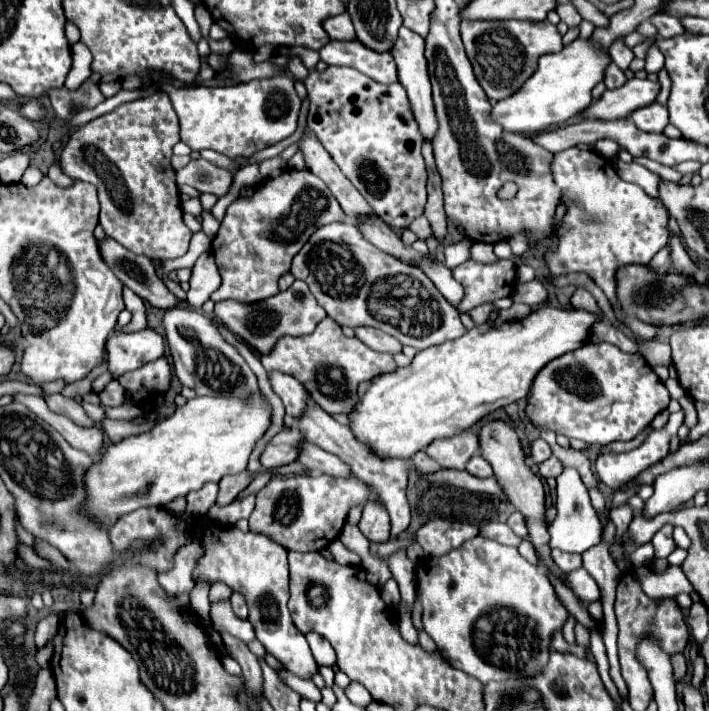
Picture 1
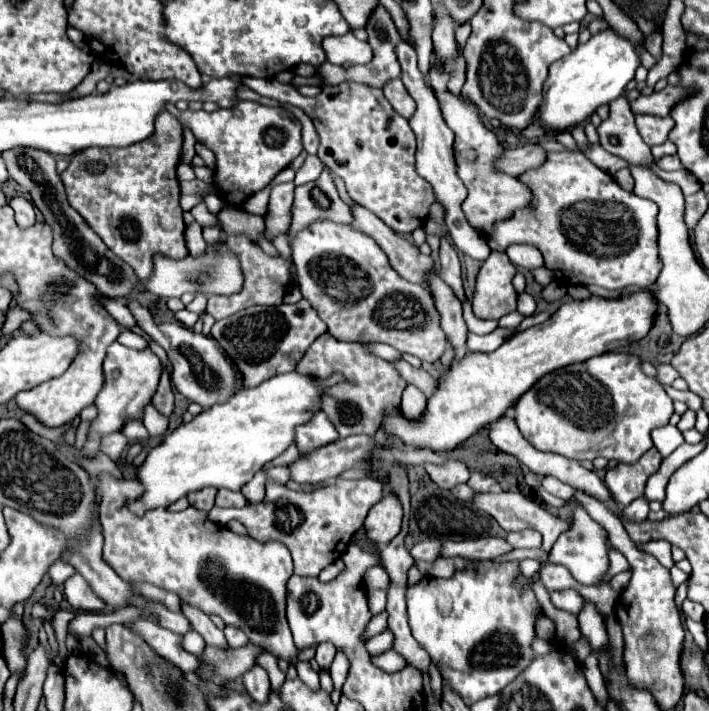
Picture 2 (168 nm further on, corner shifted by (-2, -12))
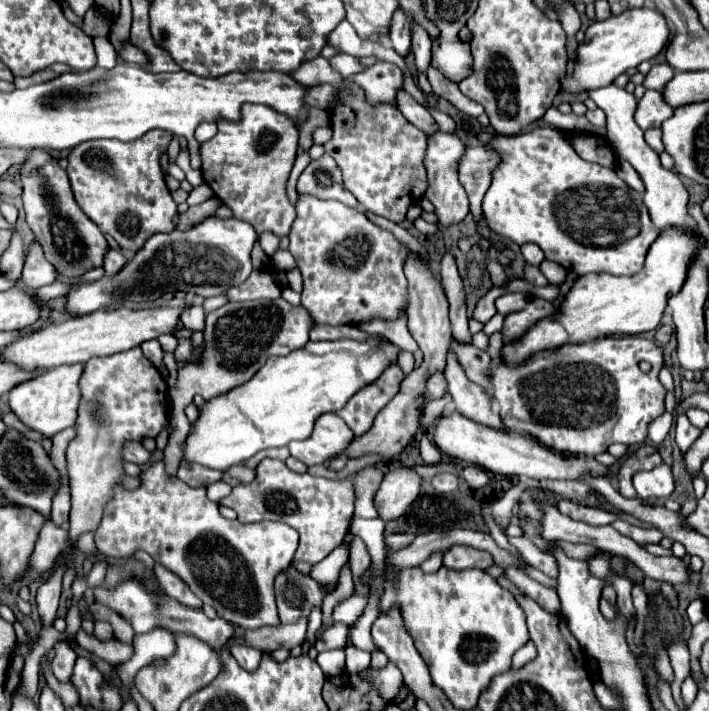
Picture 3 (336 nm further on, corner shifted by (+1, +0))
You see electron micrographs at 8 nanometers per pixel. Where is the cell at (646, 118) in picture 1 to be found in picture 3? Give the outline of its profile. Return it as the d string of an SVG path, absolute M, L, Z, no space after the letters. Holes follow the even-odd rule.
M647 90L645 96L637 104L635 122L641 130L661 128L661 124L673 116L673 108L667 106L663 96L657 90Z

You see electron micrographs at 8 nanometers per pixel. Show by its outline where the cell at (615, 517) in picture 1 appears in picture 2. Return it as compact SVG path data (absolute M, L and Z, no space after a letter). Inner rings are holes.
M640 496L636 498L630 506L624 508L624 514L630 518L630 520L644 520L648 516L650 508L648 508L648 498L646 496Z

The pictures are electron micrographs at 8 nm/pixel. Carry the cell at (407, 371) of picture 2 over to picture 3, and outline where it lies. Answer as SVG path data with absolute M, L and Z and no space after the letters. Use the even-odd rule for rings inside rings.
M435 372L435 376L427 378L427 394L429 394L429 398L441 398L445 388L447 388L447 380L445 380L443 372Z

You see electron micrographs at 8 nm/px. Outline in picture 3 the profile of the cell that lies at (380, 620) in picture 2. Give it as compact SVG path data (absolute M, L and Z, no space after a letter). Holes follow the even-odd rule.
M347 639L347 645L341 649L324 651L318 654L316 661L327 677L339 676L345 668L345 649L352 643Z

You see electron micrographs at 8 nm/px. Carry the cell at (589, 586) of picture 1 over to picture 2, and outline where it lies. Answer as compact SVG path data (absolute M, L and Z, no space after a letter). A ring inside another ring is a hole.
M562 590L562 592L550 592L550 600L556 608L560 610L566 610L566 612L572 612L572 614L578 614L584 606L584 598L574 592L574 590Z

